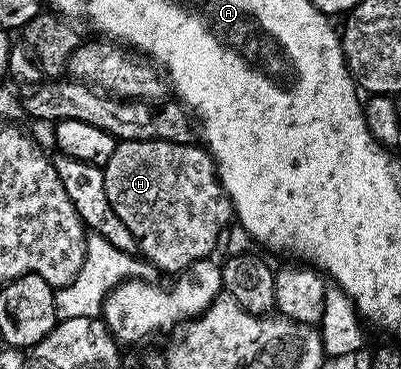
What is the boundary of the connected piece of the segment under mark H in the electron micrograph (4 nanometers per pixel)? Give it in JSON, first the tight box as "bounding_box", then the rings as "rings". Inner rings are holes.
{"bounding_box":[102,141,234,275],"rings":[[[121,141],[102,168],[110,207],[130,227],[139,256],[149,265],[161,274],[179,275],[194,262],[213,256],[234,214],[207,149],[196,143]]]}

